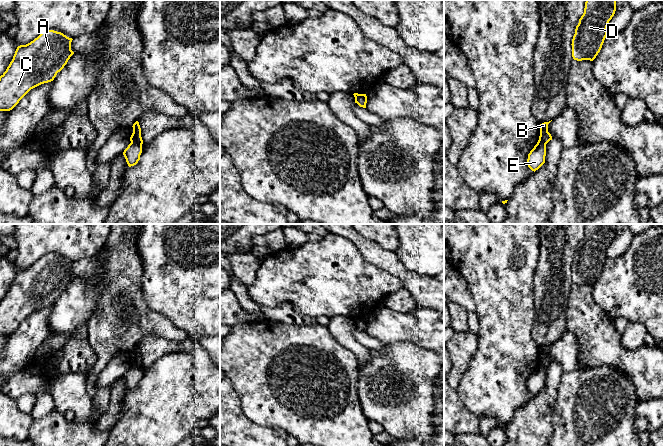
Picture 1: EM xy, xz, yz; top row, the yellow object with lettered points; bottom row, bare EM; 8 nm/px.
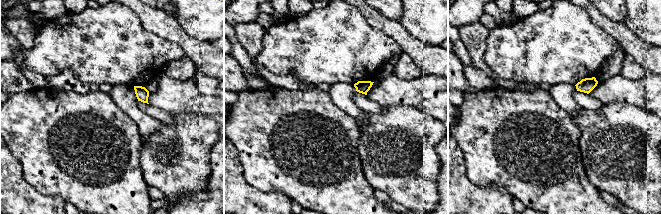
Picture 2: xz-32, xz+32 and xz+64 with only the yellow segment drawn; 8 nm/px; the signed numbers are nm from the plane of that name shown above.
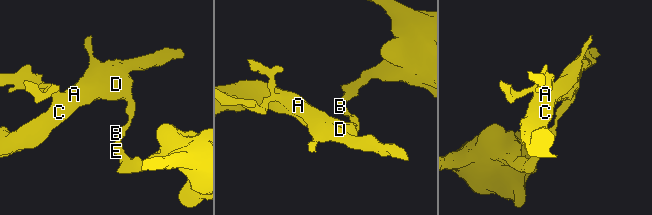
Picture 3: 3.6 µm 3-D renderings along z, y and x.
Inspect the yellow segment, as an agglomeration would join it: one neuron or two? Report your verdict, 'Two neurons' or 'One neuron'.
Two neurons

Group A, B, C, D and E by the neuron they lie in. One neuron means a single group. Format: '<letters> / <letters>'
A B C D / E

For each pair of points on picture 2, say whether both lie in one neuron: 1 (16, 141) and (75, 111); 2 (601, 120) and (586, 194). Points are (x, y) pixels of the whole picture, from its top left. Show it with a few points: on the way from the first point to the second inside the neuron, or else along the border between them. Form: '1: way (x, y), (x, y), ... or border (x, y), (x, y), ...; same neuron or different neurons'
1: way (31, 129), (49, 129), (60, 118); same neuron
2: border (581, 159), (588, 180), (599, 191); different neurons

